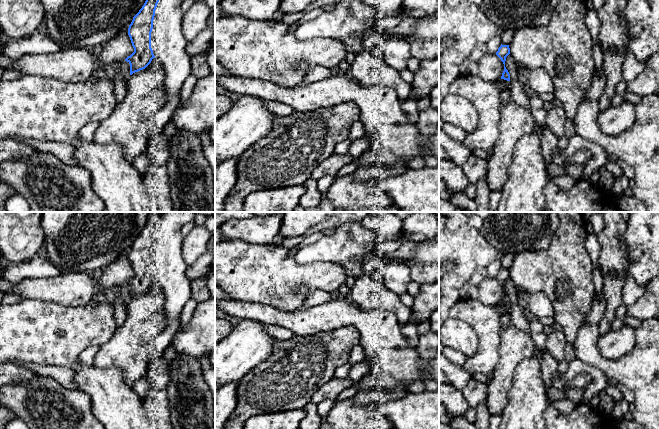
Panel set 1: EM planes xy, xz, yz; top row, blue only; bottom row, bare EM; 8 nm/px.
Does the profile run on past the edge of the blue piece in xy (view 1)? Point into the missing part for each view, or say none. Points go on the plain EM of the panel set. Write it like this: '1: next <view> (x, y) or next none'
1: next none

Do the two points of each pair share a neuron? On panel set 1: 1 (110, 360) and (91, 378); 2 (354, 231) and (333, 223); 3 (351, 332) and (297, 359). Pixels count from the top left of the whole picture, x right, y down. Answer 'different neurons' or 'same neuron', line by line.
1: different neurons
2: different neurons
3: same neuron

